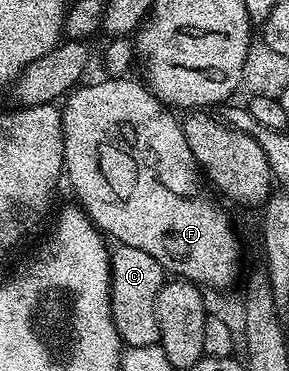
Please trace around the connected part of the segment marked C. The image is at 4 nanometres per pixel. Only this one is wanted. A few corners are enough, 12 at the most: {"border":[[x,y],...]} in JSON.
{"border":[[110,249],[110,310],[123,346],[159,344],[162,265]]}

